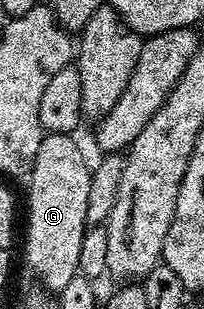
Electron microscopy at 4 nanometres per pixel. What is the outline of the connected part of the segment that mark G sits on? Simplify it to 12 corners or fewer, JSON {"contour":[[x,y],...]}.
{"contour":[[45,133],[27,177],[25,261],[49,291],[79,273],[91,165]]}

